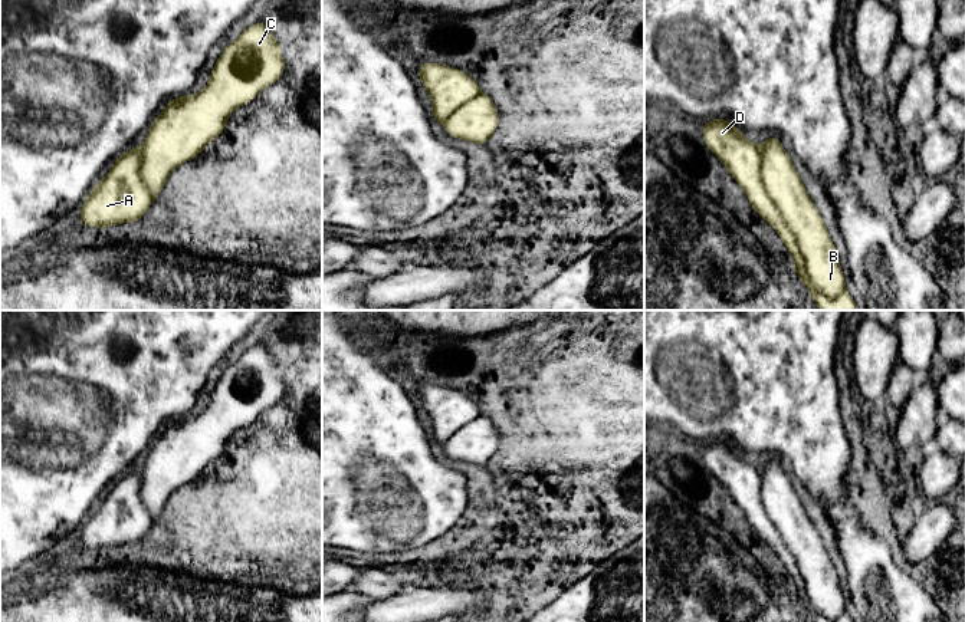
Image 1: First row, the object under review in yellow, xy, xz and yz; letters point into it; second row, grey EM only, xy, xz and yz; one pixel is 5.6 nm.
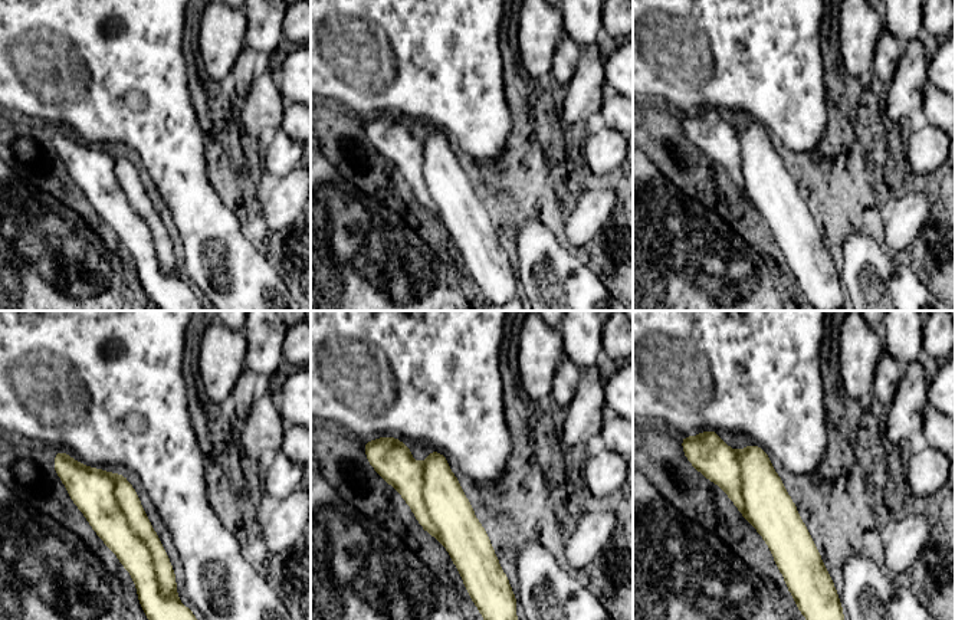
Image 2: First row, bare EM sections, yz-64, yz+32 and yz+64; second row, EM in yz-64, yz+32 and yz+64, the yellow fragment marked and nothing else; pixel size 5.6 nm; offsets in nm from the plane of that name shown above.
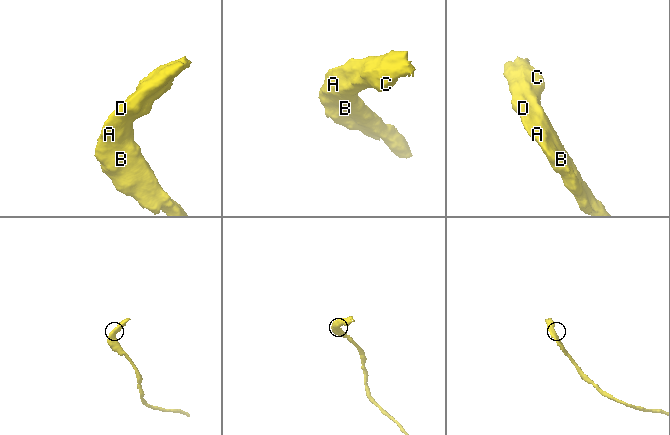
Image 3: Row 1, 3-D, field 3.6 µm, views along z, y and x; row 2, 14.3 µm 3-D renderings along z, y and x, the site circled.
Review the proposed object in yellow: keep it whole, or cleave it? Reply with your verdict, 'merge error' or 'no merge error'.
merge error

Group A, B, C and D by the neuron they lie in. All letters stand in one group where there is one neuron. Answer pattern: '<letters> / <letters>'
A D / B C

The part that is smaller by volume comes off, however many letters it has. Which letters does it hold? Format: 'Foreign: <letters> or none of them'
Foreign: A, D

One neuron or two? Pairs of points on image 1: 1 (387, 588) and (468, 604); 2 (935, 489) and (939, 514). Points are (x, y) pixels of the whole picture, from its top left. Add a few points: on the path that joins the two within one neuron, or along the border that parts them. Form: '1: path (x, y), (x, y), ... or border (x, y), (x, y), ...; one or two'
1: border (407, 588), (399, 593), (371, 601); two
2: border (941, 499), (931, 503); two

